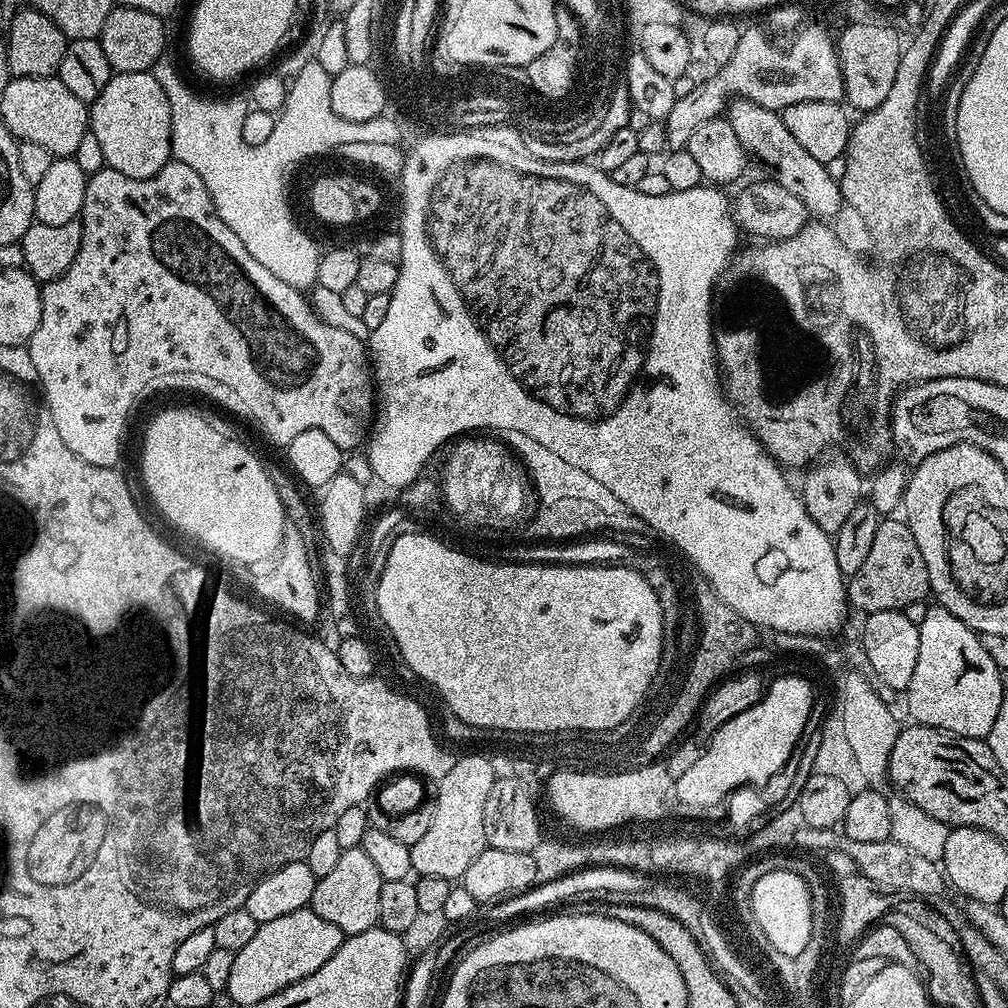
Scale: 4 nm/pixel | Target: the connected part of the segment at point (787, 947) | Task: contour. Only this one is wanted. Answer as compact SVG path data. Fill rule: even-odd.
M770 869L753 883L751 905L766 938L771 938L782 954L796 957L806 949L814 929L814 899L807 883L788 869Z

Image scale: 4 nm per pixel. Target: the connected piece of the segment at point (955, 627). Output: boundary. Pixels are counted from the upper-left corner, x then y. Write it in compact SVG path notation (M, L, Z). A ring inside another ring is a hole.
M930 606L926 610L926 618L919 624L918 662L914 666L914 678L910 678L910 686L906 689L908 708L912 711L911 719L928 728L941 728L944 732L952 732L955 736L969 736L975 740L986 738L994 726L994 718L998 718L998 710L1006 699L1006 689L1000 677L1002 669L996 665L994 658L986 654L986 646L980 641L981 633L976 632L962 618L954 618L950 610L939 606Z

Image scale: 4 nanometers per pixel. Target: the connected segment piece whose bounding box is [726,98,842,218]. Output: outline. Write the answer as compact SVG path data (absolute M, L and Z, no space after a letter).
M737 98L728 105L726 119L730 126L734 126L734 134L738 134L738 142L742 142L744 151L755 159L757 156L772 171L769 173L774 179L786 186L786 190L790 190L790 194L798 194L813 217L828 218L824 216L838 211L840 204L842 208L842 193L837 177L832 177L824 169L827 168L825 161L814 158L802 148L781 113L771 112L754 102Z

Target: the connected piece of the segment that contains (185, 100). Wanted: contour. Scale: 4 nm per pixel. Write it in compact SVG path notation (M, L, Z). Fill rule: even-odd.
M168 58L159 60L152 67L151 74L158 78L158 86L166 90L166 102L170 102L172 159L186 162L186 166L206 182L206 190L210 190L218 218L238 234L242 246L250 250L260 265L266 266L270 274L282 278L282 282L290 282L290 286L311 289L318 278L322 252L292 221L288 196L284 193L292 167L311 156L331 153L346 142L385 142L394 138L395 129L380 115L366 122L338 118L330 106L332 76L322 70L314 58L309 58L300 75L291 81L282 109L282 126L276 127L261 145L248 145L243 140L242 124L249 109L242 101L207 100L199 96L194 89L188 88Z

